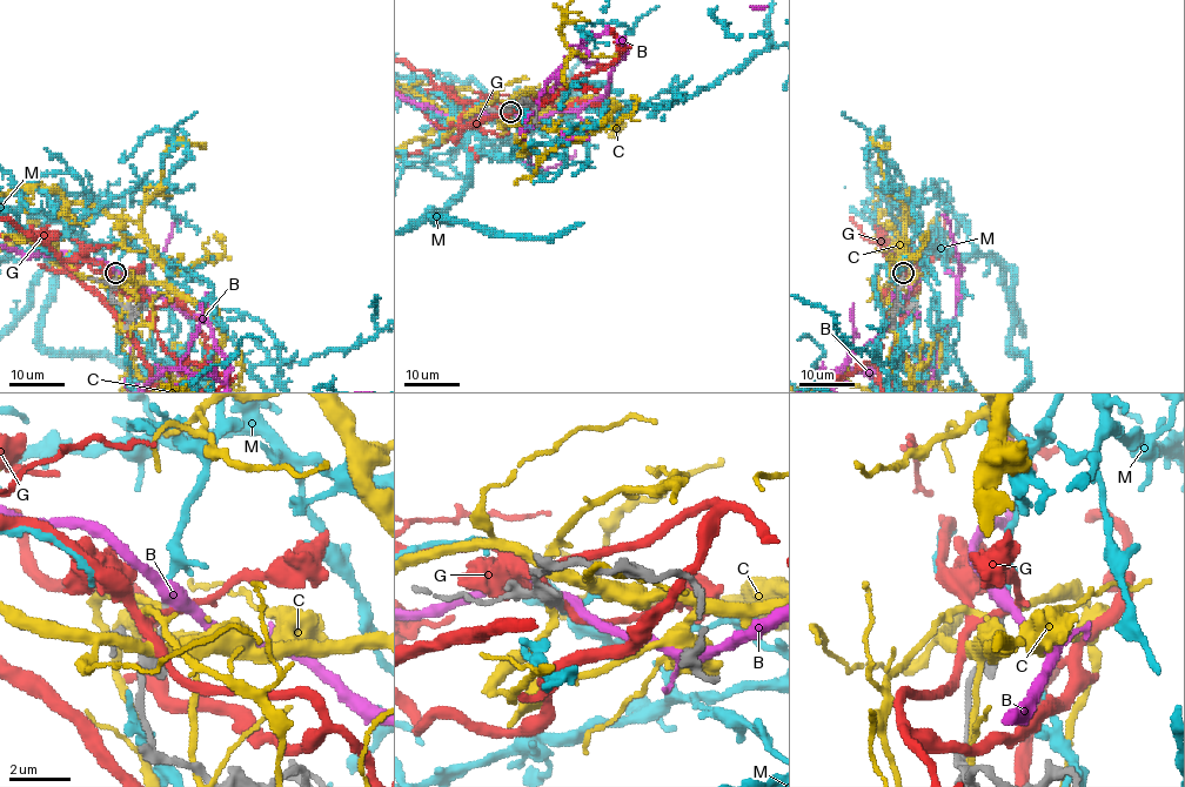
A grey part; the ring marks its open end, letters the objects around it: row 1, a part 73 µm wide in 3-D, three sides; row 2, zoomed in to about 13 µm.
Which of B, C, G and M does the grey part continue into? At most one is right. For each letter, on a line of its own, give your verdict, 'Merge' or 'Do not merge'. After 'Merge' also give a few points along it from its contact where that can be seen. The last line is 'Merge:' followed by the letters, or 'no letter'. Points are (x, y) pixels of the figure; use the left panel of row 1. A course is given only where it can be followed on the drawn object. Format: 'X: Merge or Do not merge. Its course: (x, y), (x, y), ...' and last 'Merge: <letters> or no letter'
B: Do not merge
C: Do not merge
G: Do not merge
M: Merge
Merge: M

